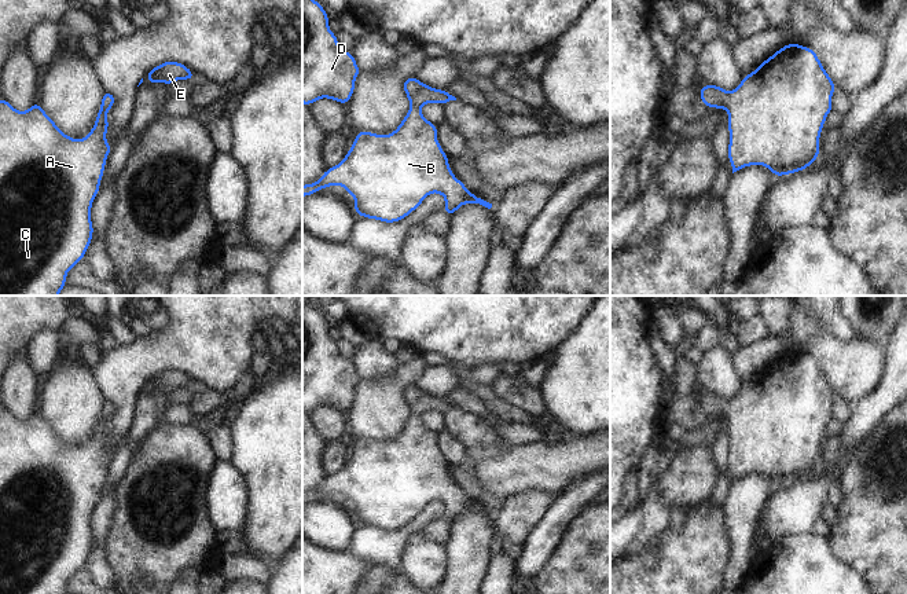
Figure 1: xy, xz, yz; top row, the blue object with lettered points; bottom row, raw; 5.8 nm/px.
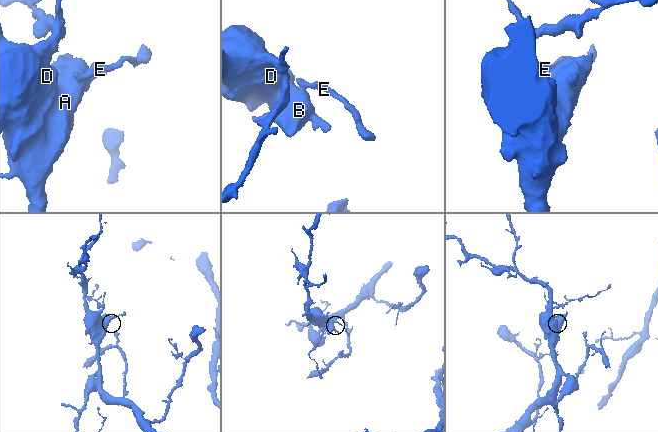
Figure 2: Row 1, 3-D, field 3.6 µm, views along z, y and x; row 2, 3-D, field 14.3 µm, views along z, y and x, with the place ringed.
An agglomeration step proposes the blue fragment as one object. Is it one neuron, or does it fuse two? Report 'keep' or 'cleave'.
keep

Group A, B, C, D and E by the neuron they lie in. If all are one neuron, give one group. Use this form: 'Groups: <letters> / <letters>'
Groups: A B C D E.

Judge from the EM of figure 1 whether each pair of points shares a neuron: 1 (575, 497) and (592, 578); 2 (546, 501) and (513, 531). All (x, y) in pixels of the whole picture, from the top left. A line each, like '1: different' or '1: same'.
1: different
2: same

